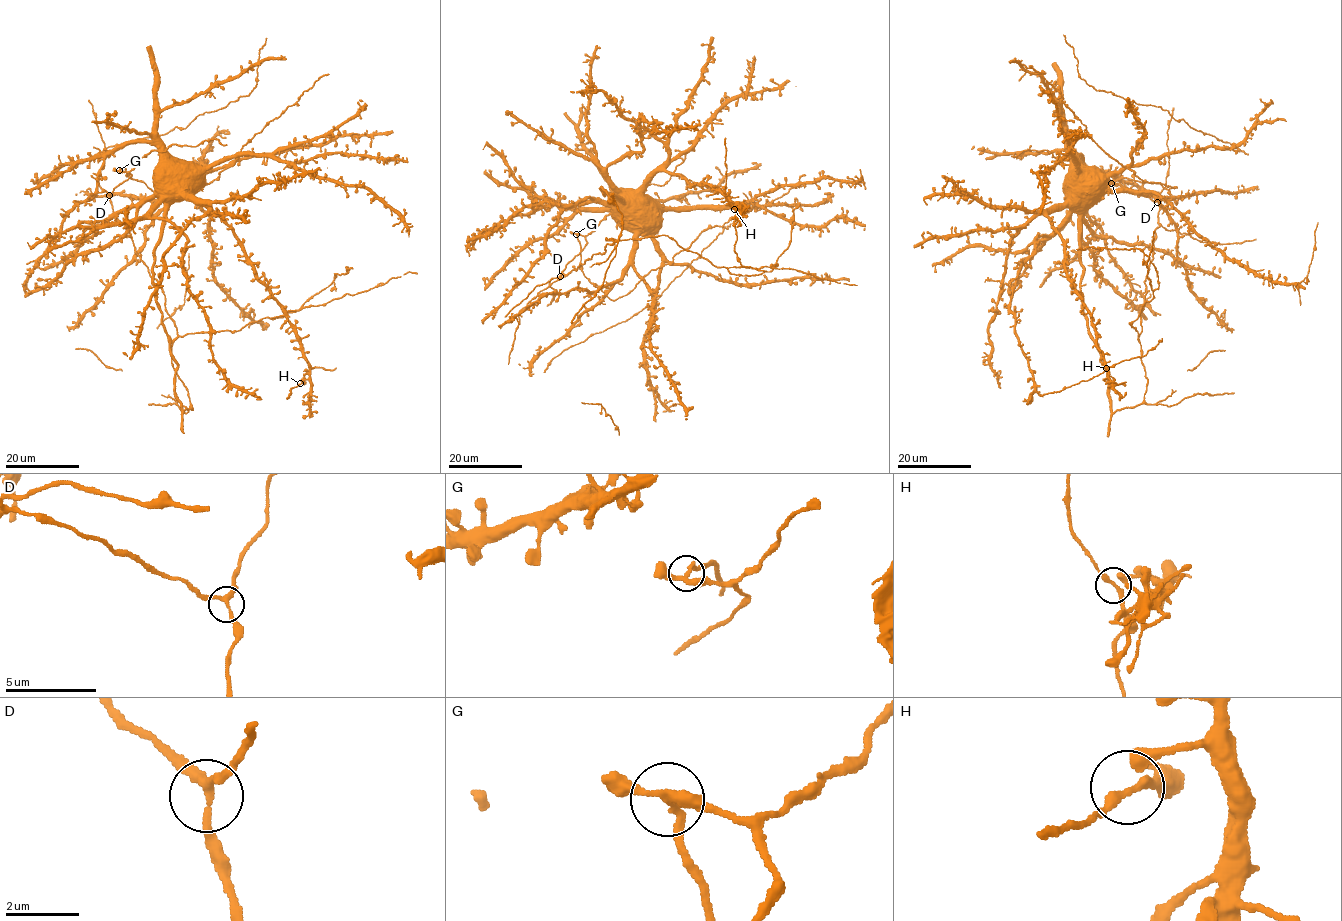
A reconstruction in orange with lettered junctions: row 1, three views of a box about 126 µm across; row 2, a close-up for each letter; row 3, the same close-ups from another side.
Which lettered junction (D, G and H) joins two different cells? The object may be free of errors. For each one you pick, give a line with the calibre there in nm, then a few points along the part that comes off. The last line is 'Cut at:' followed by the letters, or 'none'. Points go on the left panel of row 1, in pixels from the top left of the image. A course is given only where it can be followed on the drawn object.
G: calibre 220 nm; course (119, 170), (124, 168), (131, 178), (152, 190), (168, 193), (203, 186), (232, 166), (255, 135), (328, 74)
Cut at: G

